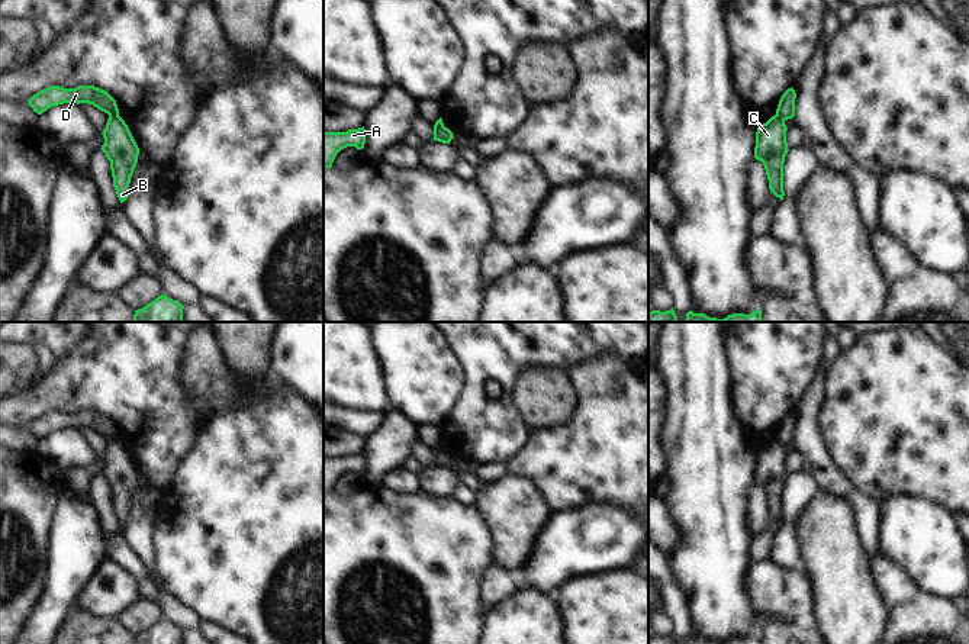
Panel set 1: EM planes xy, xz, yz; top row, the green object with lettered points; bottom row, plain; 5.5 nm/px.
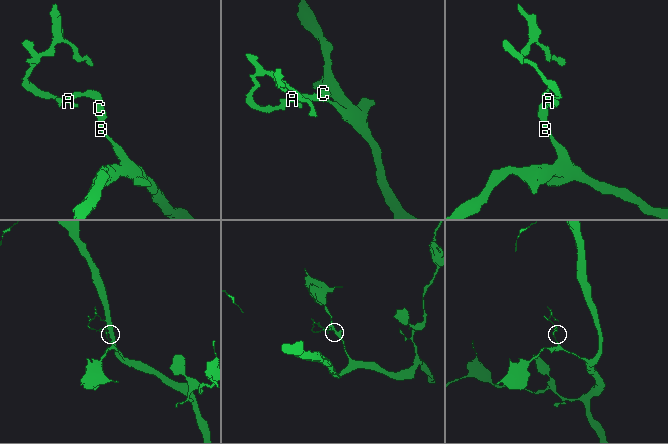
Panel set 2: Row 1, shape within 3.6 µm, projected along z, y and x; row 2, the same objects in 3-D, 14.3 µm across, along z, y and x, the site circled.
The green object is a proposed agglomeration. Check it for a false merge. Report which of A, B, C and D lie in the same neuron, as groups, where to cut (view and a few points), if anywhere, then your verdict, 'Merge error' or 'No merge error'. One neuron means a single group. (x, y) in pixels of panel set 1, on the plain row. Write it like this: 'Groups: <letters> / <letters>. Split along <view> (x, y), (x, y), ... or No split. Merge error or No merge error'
Groups: A D / B C. Split along xy (109, 440), (118, 441). Merge error.

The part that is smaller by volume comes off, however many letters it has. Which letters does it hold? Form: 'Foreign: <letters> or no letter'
Foreign: A, D.

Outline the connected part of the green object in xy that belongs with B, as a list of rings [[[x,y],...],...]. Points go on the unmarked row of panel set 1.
[[[109,441],[103,455],[102,476],[110,486],[113,512],[123,528],[129,521],[129,508],[138,487],[139,473],[120,441]]]

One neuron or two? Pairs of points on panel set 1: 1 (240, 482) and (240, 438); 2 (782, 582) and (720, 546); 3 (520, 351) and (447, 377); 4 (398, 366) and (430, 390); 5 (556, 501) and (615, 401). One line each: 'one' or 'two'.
1: one
2: two
3: two
4: one
5: one

